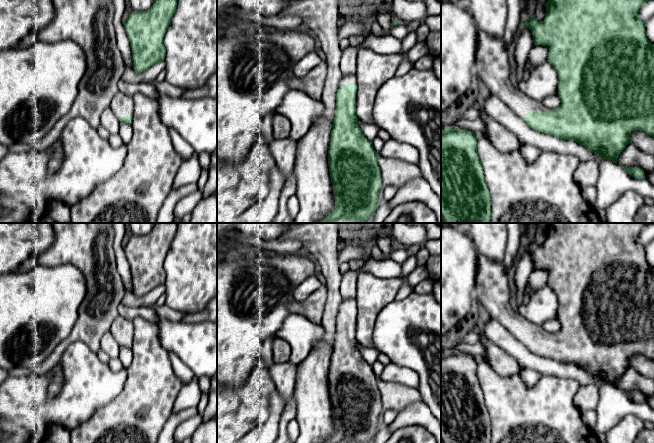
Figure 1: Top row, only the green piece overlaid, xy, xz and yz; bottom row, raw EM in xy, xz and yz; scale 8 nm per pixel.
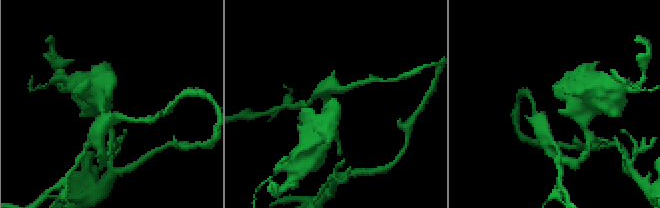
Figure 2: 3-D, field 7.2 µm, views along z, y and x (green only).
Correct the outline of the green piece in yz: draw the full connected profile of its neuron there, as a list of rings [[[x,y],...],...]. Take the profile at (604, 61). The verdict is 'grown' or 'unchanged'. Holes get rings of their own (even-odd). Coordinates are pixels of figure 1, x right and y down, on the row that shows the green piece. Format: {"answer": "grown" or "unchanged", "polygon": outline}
{"answer": "grown", "polygon": [[[548,0],[545,3],[546,14],[543,21],[538,21],[531,16],[527,22],[522,23],[521,28],[529,29],[533,34],[534,46],[548,46],[549,52],[547,62],[555,68],[558,75],[558,96],[561,104],[556,109],[548,109],[543,102],[534,100],[524,94],[518,87],[510,83],[508,70],[508,56],[504,48],[502,39],[494,38],[478,30],[477,50],[475,60],[475,76],[488,87],[491,94],[498,96],[519,118],[533,130],[556,136],[560,139],[577,142],[588,150],[595,152],[597,158],[605,158],[617,164],[619,154],[628,144],[631,144],[630,133],[636,130],[645,132],[654,137],[654,44],[652,44],[646,35],[646,21],[637,17],[639,9],[649,0]]]}

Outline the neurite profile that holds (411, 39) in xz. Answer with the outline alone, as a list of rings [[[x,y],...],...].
[[[416,31],[408,33],[407,36],[401,41],[401,54],[405,55],[414,45],[417,44],[418,41],[419,40]]]

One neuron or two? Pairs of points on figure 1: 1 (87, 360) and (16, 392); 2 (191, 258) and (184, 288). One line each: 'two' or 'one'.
1: one
2: one

